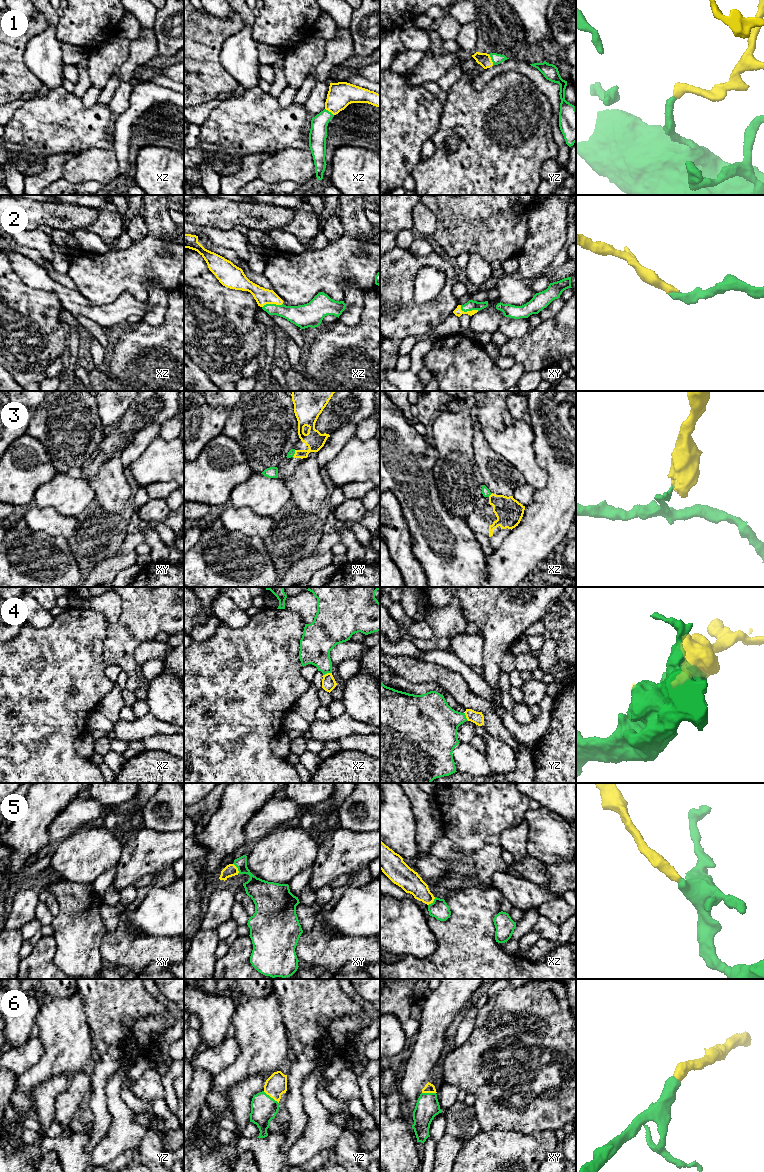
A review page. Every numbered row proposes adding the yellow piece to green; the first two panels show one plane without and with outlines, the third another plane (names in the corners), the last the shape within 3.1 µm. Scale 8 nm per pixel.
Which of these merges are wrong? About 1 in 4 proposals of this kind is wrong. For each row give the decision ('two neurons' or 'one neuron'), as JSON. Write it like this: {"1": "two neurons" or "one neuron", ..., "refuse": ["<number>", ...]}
{"1": "one neuron", "2": "one neuron", "3": "two neurons", "4": "one neuron", "5": "one neuron", "6": "one neuron", "refuse": ["3"]}

